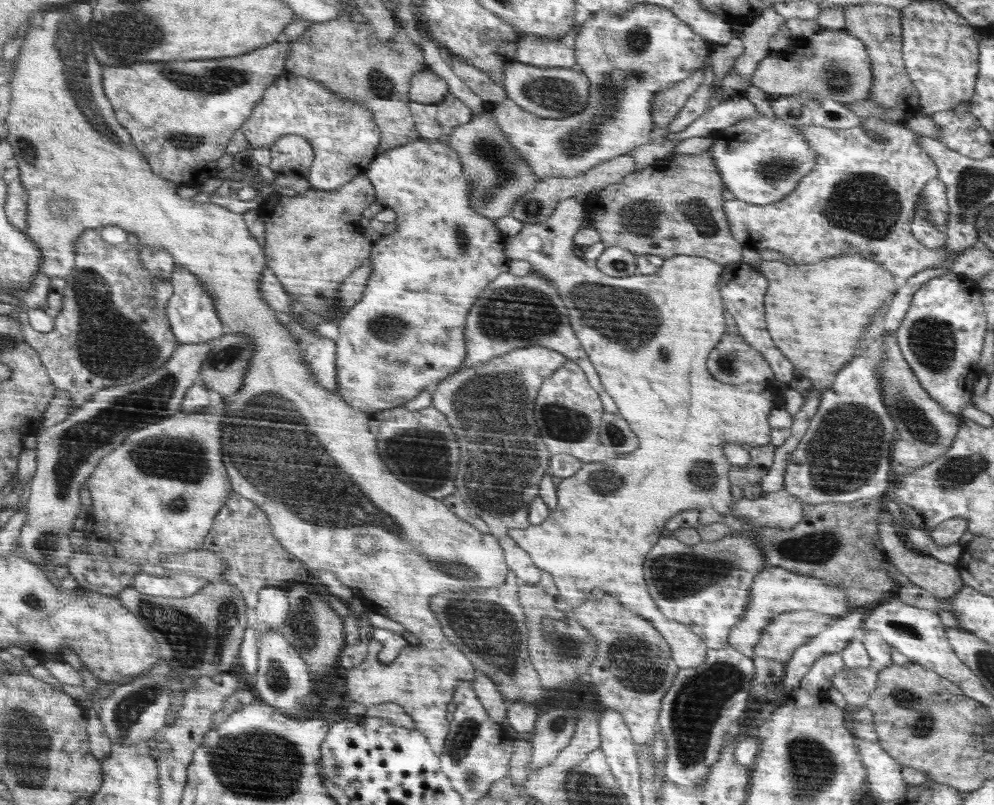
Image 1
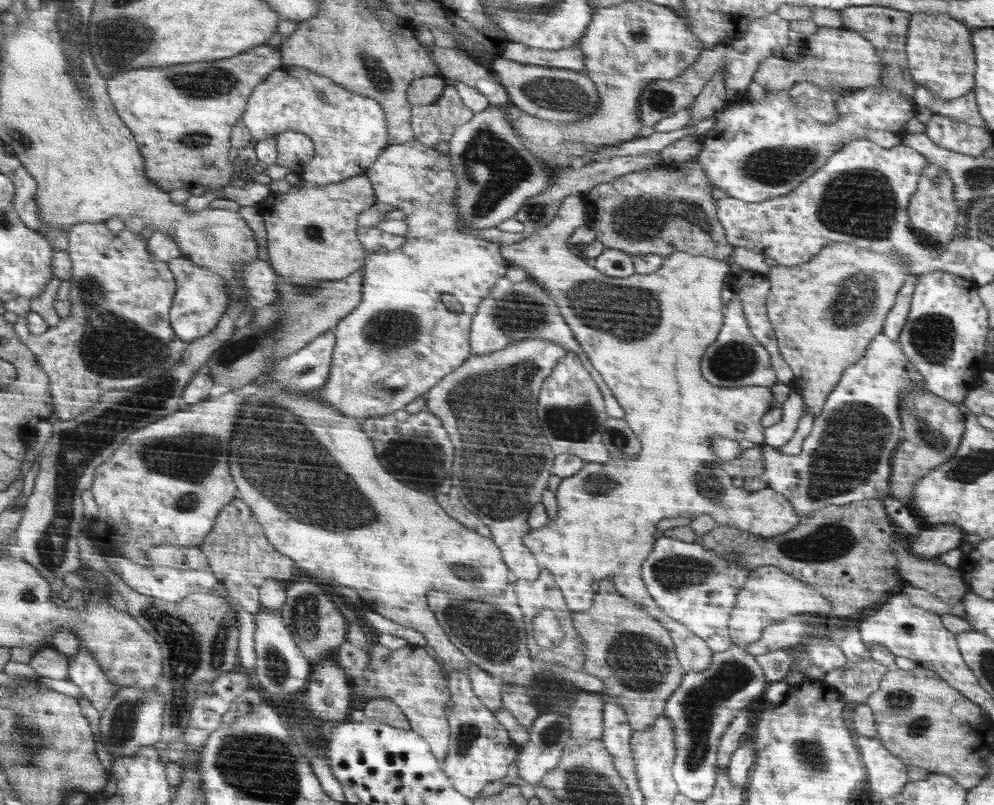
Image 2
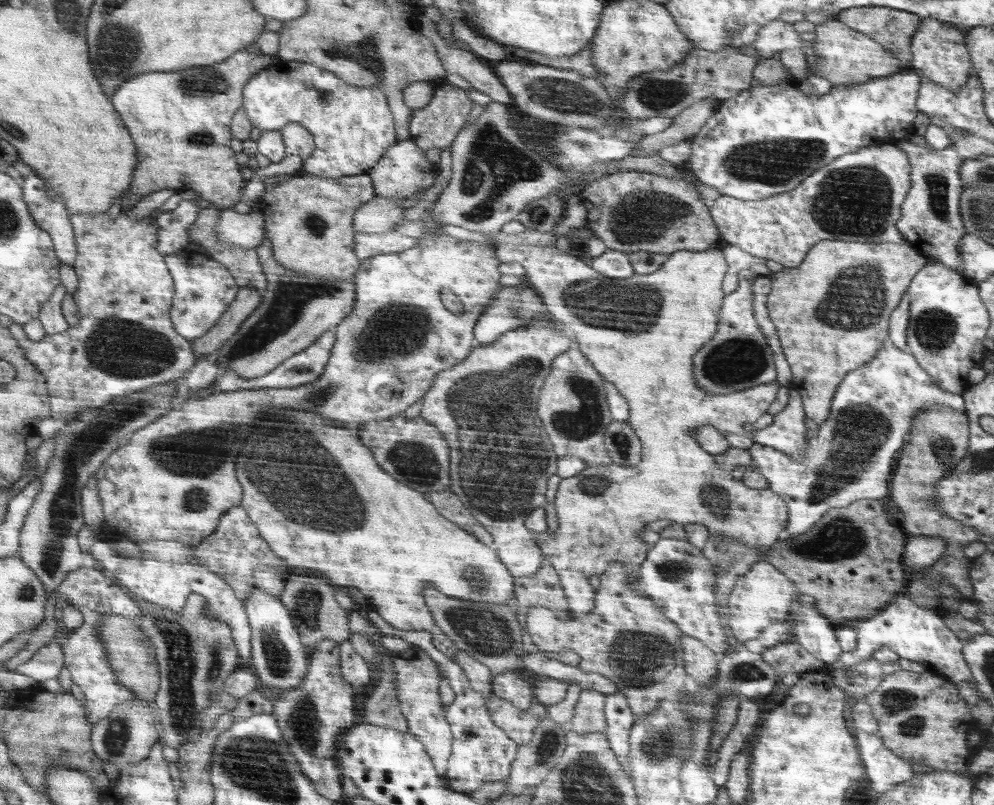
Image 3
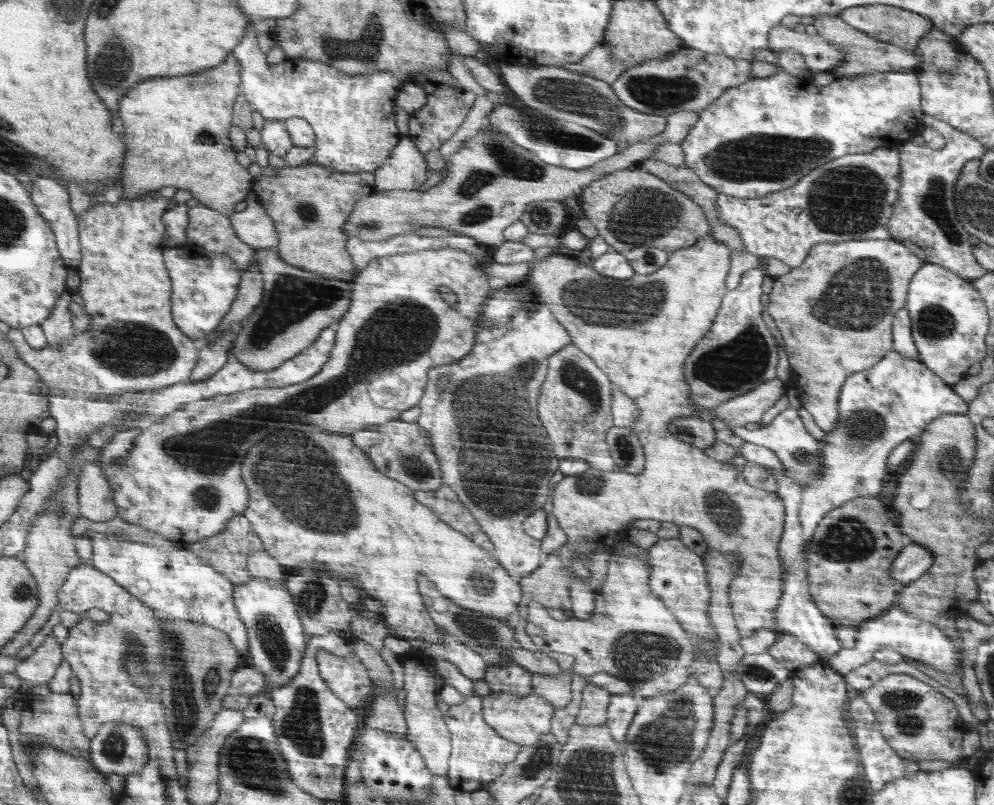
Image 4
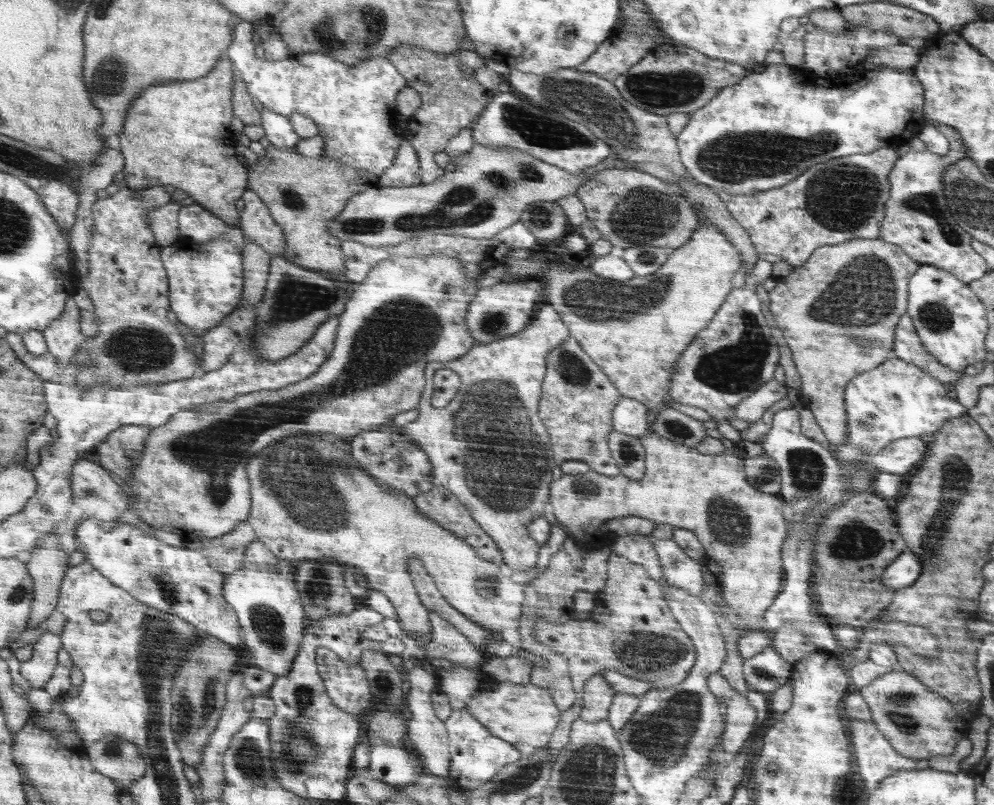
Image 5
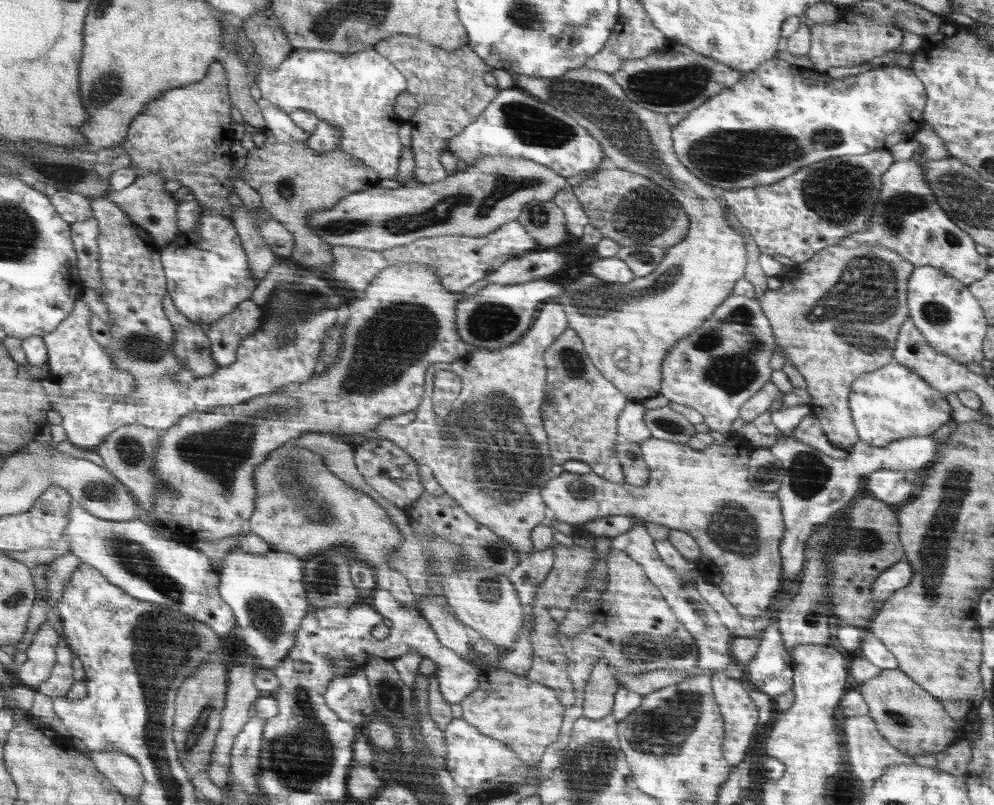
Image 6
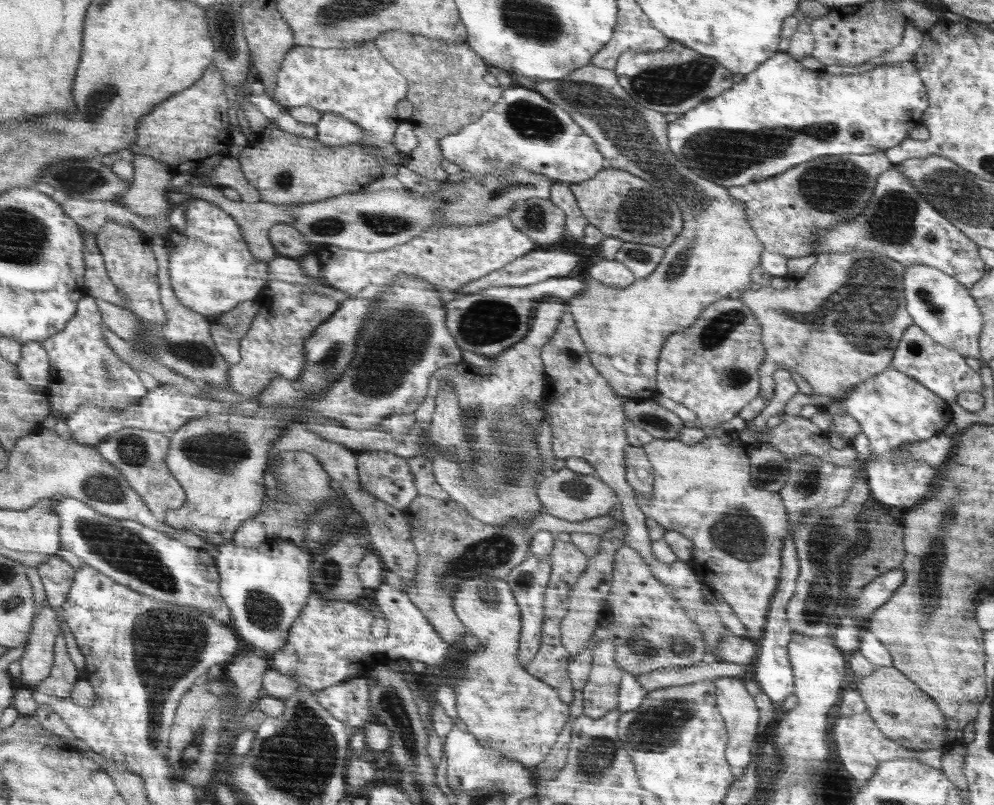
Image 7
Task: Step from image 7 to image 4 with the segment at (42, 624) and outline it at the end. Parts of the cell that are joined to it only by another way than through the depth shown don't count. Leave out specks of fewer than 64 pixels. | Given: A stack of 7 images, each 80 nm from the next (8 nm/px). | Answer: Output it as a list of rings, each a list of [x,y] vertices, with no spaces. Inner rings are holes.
[[[53,634],[48,635],[43,644],[34,653],[22,660],[15,668],[15,673],[22,679],[29,681],[31,686],[42,686],[57,672],[58,666],[64,659],[61,643]]]

